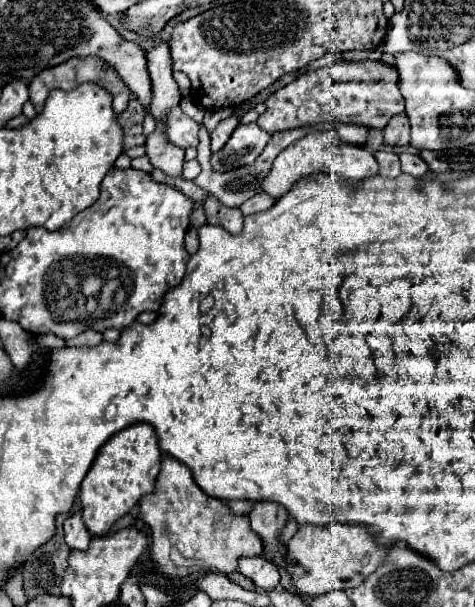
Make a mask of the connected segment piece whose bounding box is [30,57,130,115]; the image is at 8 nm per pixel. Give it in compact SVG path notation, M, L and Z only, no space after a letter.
M98 57L70 59L68 63L62 63L62 65L56 65L56 67L52 67L52 69L40 71L40 73L34 77L34 81L30 83L30 101L34 103L36 111L42 113L44 103L46 103L46 99L48 99L48 95L50 95L52 89L70 91L70 89L74 89L74 87L78 87L78 85L82 85L82 83L94 83L94 85L100 85L102 89L106 89L106 91L112 95L112 107L114 107L114 113L116 113L116 115L120 115L120 113L126 109L128 101L130 101L130 89L128 89L126 83L120 79L120 75L116 73L116 69L110 67L110 65L106 65L106 63L104 63L102 59L98 59Z

